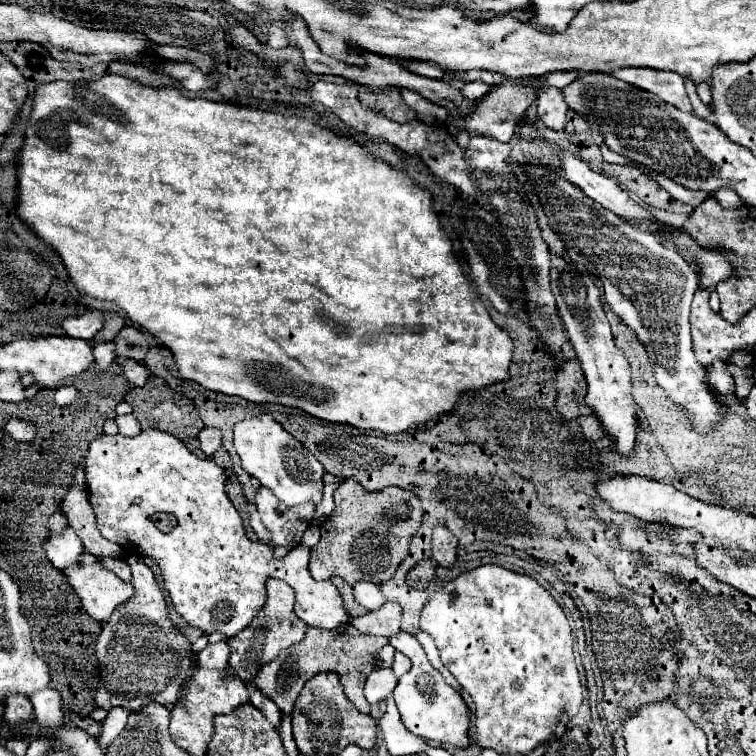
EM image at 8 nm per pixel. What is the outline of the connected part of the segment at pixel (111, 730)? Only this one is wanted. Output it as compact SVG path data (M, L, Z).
M111 708L107 712L107 718L101 720L101 734L97 736L97 742L101 748L107 748L115 736L125 728L127 724L127 718L129 718L129 710L127 708Z

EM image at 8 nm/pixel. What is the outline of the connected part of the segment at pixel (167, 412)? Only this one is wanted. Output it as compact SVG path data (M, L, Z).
M149 376L147 384L143 388L133 388L125 394L125 402L133 408L133 414L135 418L141 422L141 428L147 430L147 428L159 428L159 430L167 430L167 432L173 432L175 436L179 436L185 446L199 458L205 458L205 454L201 452L199 448L199 438L197 434L201 432L203 428L203 422L201 418L197 416L197 410L193 408L191 400L175 390L171 390L161 378L155 378L155 376Z

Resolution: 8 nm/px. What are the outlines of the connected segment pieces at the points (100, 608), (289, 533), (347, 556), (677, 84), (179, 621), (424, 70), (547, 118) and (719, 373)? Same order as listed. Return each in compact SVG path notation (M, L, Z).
M89 552L81 556L81 564L63 570L63 574L79 594L85 612L101 624L109 622L111 614L135 594L131 584L123 582L113 572L99 568L99 558Z
M261 488L257 492L255 506L259 510L263 526L271 534L273 548L297 546L301 542L303 532L309 528L313 512L315 512L315 508L311 508L311 504L301 504L301 506L289 508L283 502L279 502L267 488Z
M343 480L335 494L335 510L333 514L321 524L321 540L311 548L311 560L309 560L309 572L315 580L327 580L331 576L341 576L347 584L355 586L357 582L373 582L383 584L387 582L399 564L409 554L409 542L417 534L423 518L421 500L403 488L383 488L379 492L365 490L357 480Z
M621 68L613 72L615 78L623 78L627 84L633 84L641 90L655 92L661 100L675 104L679 110L693 112L691 102L685 92L685 82L675 72L655 70L655 68Z
M167 602L169 604L169 614L171 614L171 618L173 618L173 624L175 624L175 628L189 640L189 642L195 642L199 636L203 636L203 632L199 630L199 628L193 628L193 626L189 626L177 612L175 612L175 608L173 608L173 604L171 602Z
M393 60L393 62L399 62L403 68L427 78L441 78L445 74L445 70L435 62L419 62L419 60Z
M555 87L542 88L537 98L537 114L539 120L543 120L549 128L563 130L565 126L567 106L562 90Z
M719 362L719 364L713 364L709 370L707 370L707 376L711 380L711 384L715 384L717 392L733 392L735 390L735 382L733 382L733 376L731 372L727 370L727 364Z

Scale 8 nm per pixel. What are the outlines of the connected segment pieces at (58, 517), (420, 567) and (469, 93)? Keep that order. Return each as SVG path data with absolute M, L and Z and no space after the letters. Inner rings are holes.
M53 512L53 514L47 518L47 528L49 528L49 534L61 534L61 532L67 528L67 518L65 518L65 514Z
M423 560L415 568L411 568L411 572L407 574L407 584L417 590L425 590L433 578L435 578L435 562Z
M481 80L463 82L461 88L459 88L459 92L461 92L465 98L469 98L469 100L479 100L481 96L487 94L487 90L489 90L489 84L485 84L485 82L481 82Z

